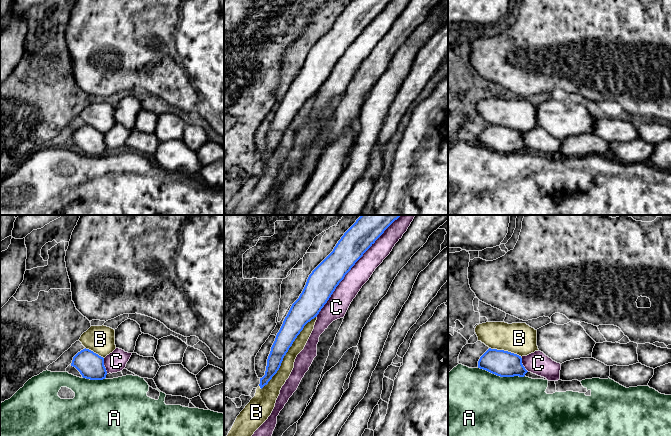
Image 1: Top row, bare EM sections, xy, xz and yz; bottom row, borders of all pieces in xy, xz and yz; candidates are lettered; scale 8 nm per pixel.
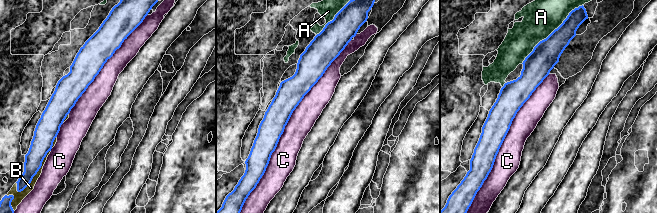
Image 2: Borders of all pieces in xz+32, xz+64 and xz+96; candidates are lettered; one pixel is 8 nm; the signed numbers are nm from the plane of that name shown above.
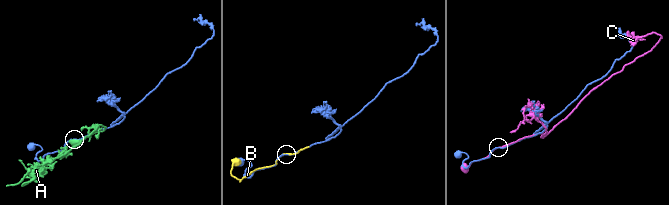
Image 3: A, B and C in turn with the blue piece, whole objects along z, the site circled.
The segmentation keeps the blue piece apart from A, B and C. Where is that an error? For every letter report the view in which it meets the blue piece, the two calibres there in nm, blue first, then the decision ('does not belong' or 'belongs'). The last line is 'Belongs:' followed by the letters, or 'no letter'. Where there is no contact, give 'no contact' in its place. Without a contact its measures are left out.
A: yz | 220/500 nm | does not belong
B: xz | 170/110 nm | does not belong
C: xz | 220/170 nm | does not belong
Belongs: no letter

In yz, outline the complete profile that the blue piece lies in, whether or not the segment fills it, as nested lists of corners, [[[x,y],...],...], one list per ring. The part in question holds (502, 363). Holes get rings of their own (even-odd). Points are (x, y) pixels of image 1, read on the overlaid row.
[[[491,348],[480,357],[478,368],[500,377],[524,377],[528,372],[522,364],[521,356]]]

